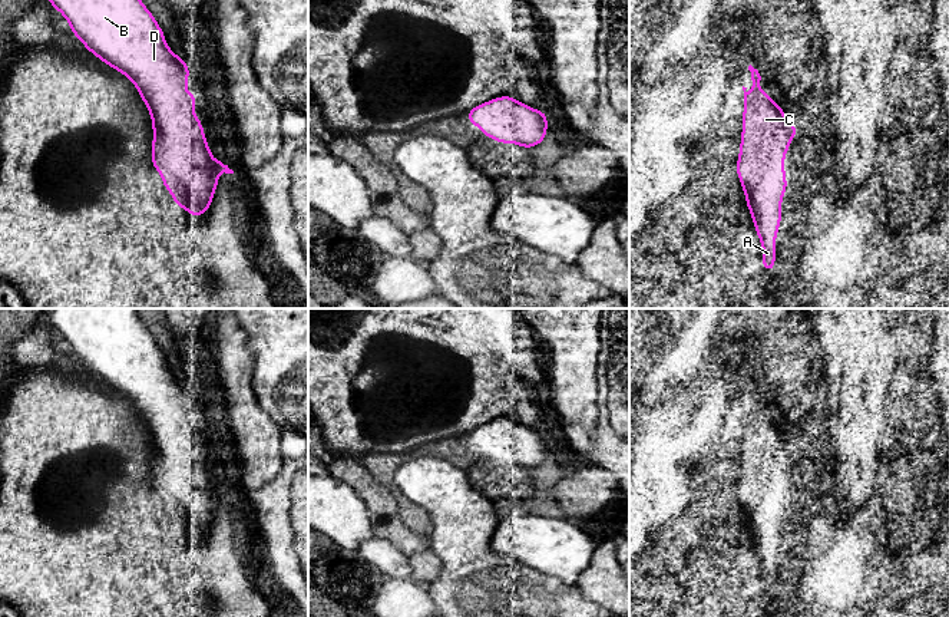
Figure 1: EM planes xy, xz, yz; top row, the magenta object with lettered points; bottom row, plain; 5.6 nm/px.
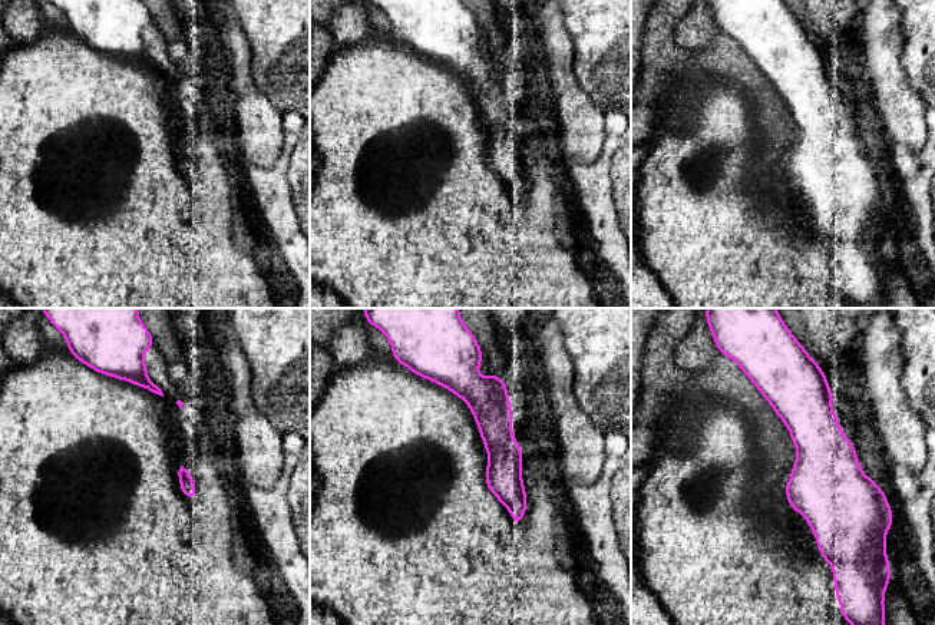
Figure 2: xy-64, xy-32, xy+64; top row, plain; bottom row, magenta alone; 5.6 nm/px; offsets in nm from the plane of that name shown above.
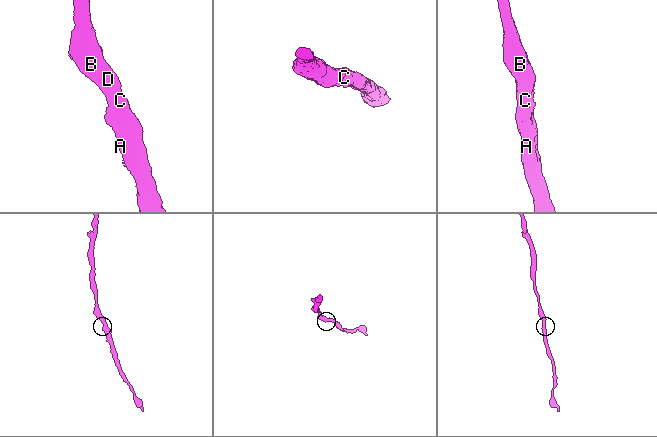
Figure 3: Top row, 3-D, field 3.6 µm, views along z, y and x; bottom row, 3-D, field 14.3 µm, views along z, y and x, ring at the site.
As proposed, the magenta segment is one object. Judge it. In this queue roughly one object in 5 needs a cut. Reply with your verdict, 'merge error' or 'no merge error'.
no merge error

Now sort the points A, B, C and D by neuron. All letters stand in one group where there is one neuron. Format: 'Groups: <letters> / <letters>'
Groups: A B C D

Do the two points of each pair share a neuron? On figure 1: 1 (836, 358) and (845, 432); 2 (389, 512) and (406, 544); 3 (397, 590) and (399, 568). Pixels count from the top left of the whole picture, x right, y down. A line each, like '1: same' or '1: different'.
1: same
2: same
3: different

